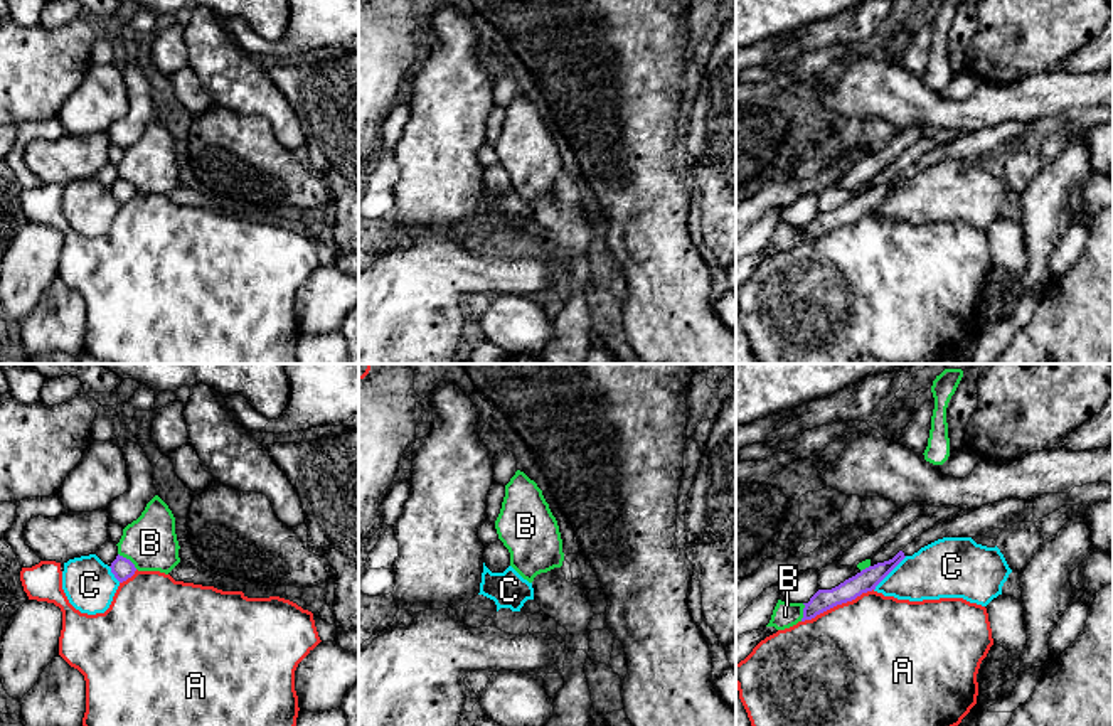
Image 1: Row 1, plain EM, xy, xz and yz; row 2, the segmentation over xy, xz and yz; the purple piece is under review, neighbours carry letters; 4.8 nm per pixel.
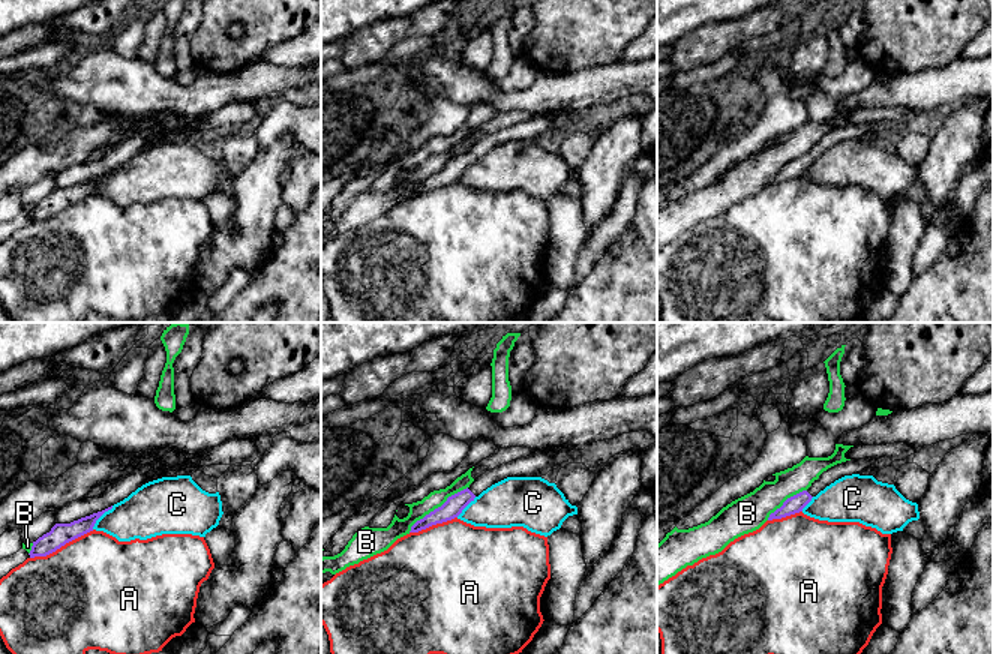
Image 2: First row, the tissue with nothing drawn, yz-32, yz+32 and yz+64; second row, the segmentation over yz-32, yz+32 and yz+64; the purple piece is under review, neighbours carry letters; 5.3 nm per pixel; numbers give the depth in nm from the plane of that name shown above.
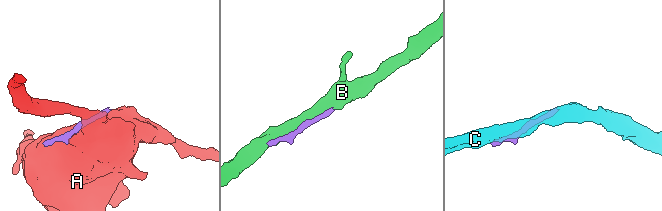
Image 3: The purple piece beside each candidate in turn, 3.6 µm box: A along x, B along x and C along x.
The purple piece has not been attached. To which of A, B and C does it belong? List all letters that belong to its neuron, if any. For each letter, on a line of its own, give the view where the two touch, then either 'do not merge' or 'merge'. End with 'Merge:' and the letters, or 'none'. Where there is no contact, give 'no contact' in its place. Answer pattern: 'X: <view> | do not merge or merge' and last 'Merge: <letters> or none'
A: yz | do not merge
B: xy | do not merge
C: yz | do not merge
Merge: none

